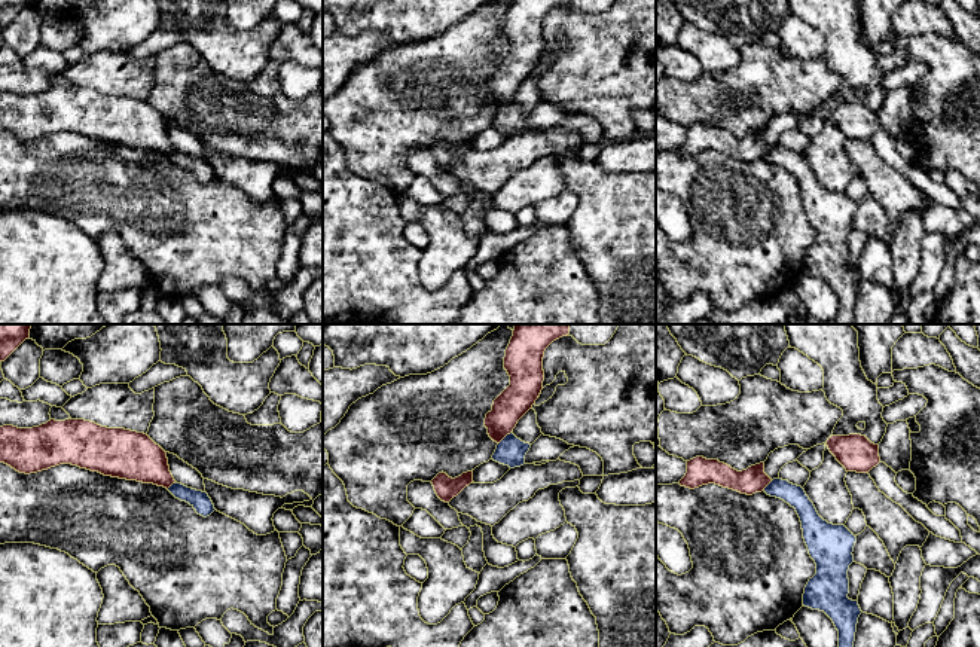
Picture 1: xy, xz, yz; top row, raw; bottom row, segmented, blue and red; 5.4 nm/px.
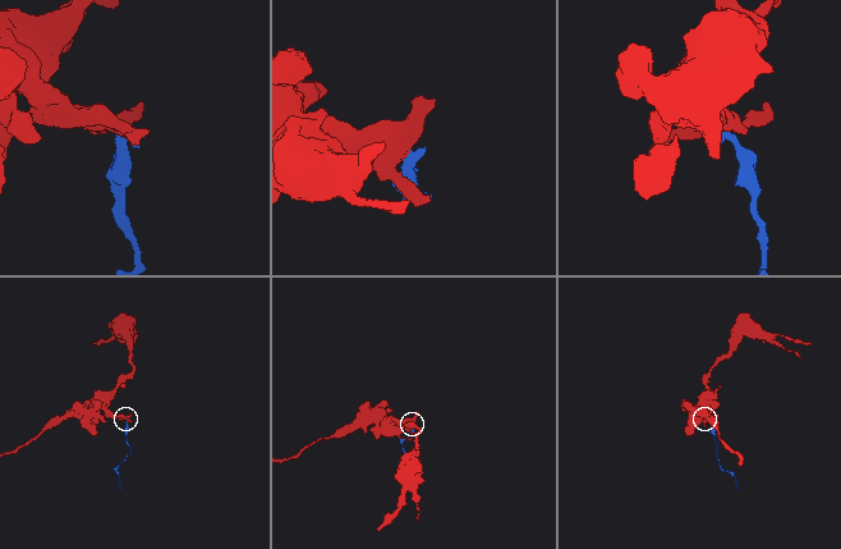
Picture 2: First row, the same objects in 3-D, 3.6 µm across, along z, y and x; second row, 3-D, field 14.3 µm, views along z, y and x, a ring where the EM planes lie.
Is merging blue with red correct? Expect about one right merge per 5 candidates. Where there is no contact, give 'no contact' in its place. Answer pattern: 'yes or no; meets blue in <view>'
no; meets blue in xz

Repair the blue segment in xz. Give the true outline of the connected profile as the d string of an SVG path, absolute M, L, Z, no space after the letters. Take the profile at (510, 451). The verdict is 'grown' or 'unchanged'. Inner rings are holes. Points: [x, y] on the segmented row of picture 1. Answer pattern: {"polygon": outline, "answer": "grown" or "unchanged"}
{"polygon": "M510 433L497 445L492 460L510 469L520 467L525 464L525 455L529 448L529 443L522 442Z", "answer": "unchanged"}

